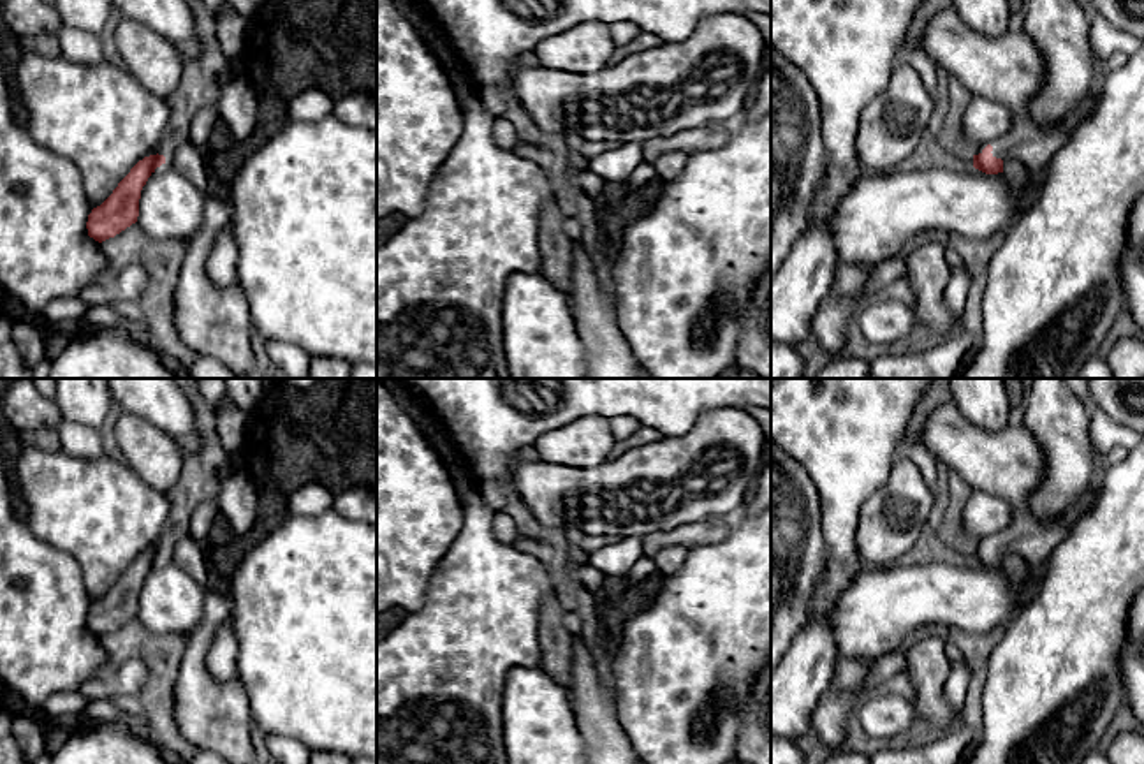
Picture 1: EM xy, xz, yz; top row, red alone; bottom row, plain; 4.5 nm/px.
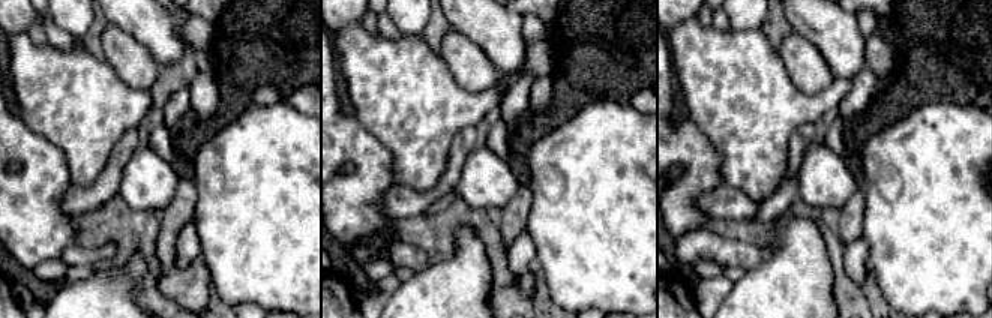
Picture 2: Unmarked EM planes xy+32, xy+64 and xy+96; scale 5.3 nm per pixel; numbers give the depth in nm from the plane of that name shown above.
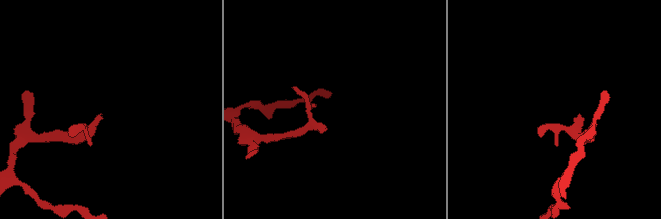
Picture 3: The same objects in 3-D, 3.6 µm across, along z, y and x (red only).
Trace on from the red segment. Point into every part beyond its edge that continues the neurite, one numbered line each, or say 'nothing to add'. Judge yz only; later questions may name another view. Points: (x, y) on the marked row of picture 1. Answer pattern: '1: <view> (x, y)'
1: yz (1007, 69)

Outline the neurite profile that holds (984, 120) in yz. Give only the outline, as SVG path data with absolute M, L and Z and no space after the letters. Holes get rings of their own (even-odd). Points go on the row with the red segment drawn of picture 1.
M973 95L963 114L964 150L972 155L982 153L987 144L1008 134L1012 120L1003 104Z

